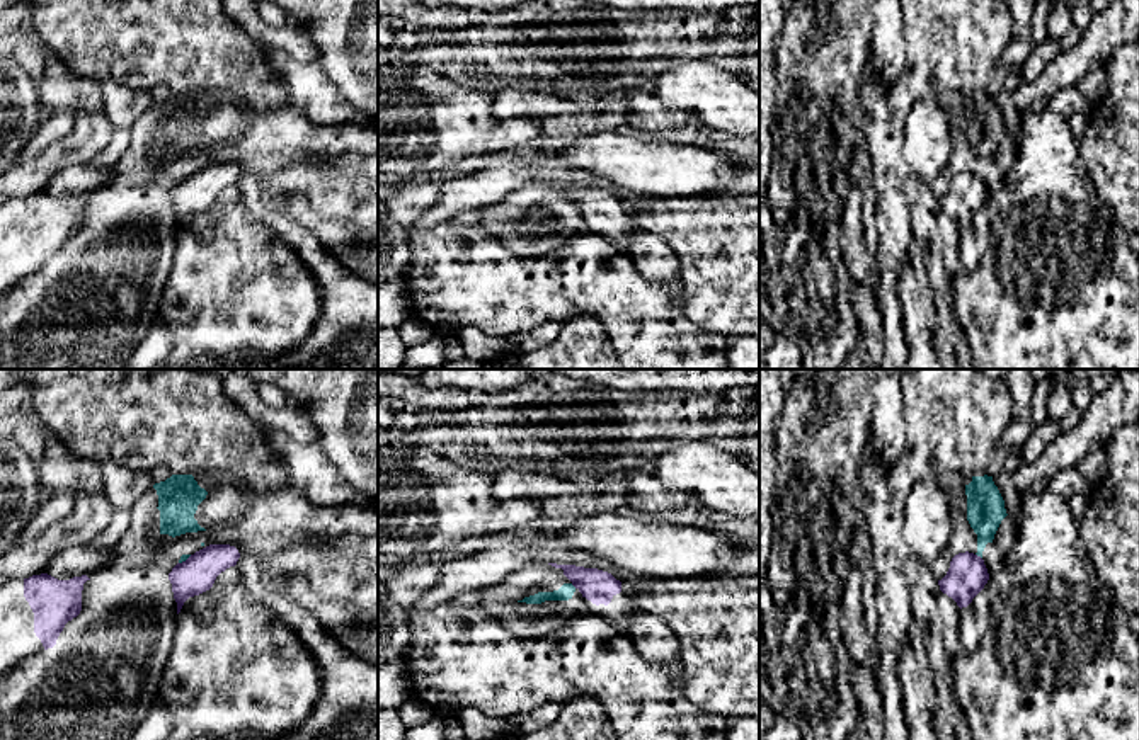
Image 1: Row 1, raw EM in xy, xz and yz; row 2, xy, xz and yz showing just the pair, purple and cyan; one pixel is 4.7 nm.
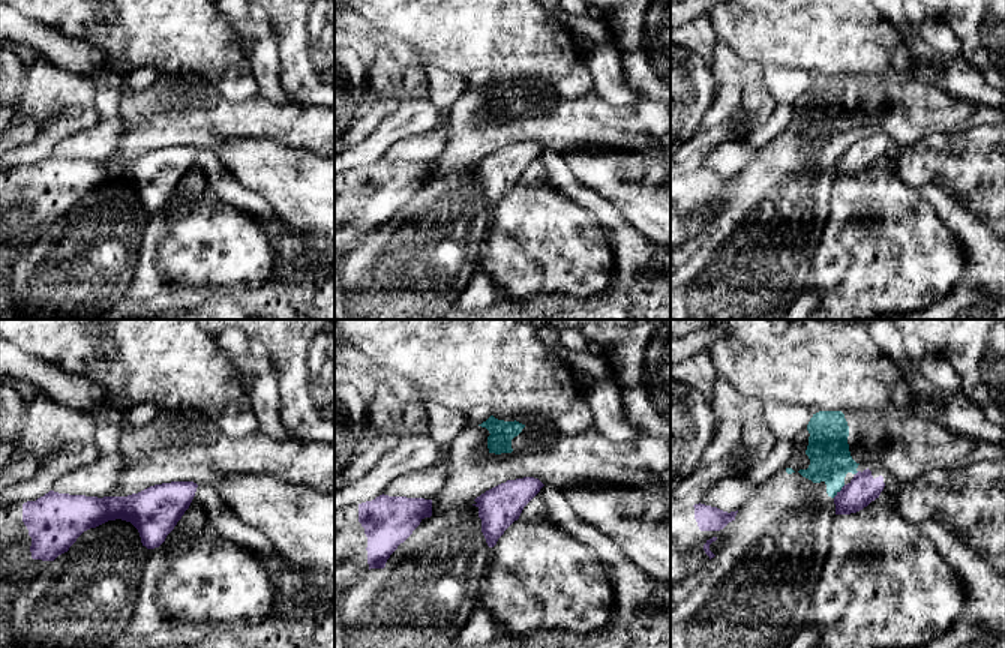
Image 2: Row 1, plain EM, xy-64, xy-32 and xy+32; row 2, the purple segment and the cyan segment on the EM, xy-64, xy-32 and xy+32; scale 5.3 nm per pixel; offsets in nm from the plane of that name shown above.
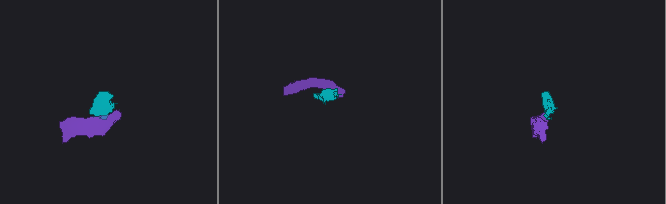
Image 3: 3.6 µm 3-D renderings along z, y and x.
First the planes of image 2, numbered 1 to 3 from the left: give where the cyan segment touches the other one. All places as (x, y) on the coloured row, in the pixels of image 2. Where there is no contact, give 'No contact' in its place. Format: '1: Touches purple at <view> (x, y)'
1: No contact
2: No contact
3: Touches purple at xy+32 (840, 491)

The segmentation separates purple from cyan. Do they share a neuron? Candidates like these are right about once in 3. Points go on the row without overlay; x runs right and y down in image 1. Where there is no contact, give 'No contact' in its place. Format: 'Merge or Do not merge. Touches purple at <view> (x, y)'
Do not merge. Touches purple at yz (979, 176)

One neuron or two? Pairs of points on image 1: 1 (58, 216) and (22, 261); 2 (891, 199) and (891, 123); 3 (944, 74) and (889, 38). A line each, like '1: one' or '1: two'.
1: one
2: one
3: two

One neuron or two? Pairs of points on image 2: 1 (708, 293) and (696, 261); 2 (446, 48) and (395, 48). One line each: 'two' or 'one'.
1: one
2: two

